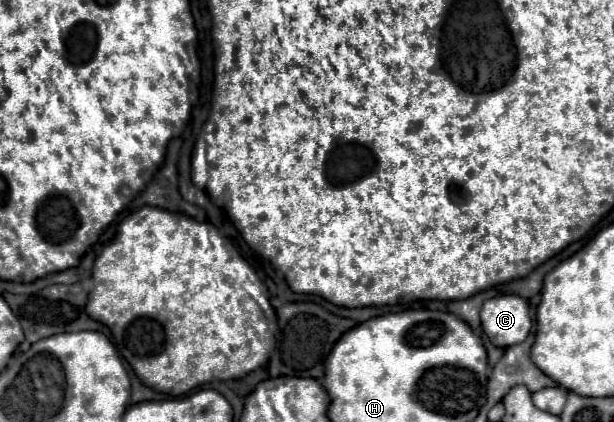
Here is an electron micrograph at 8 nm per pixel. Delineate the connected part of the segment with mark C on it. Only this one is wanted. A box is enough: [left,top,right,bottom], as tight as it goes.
[481,294,531,348]

